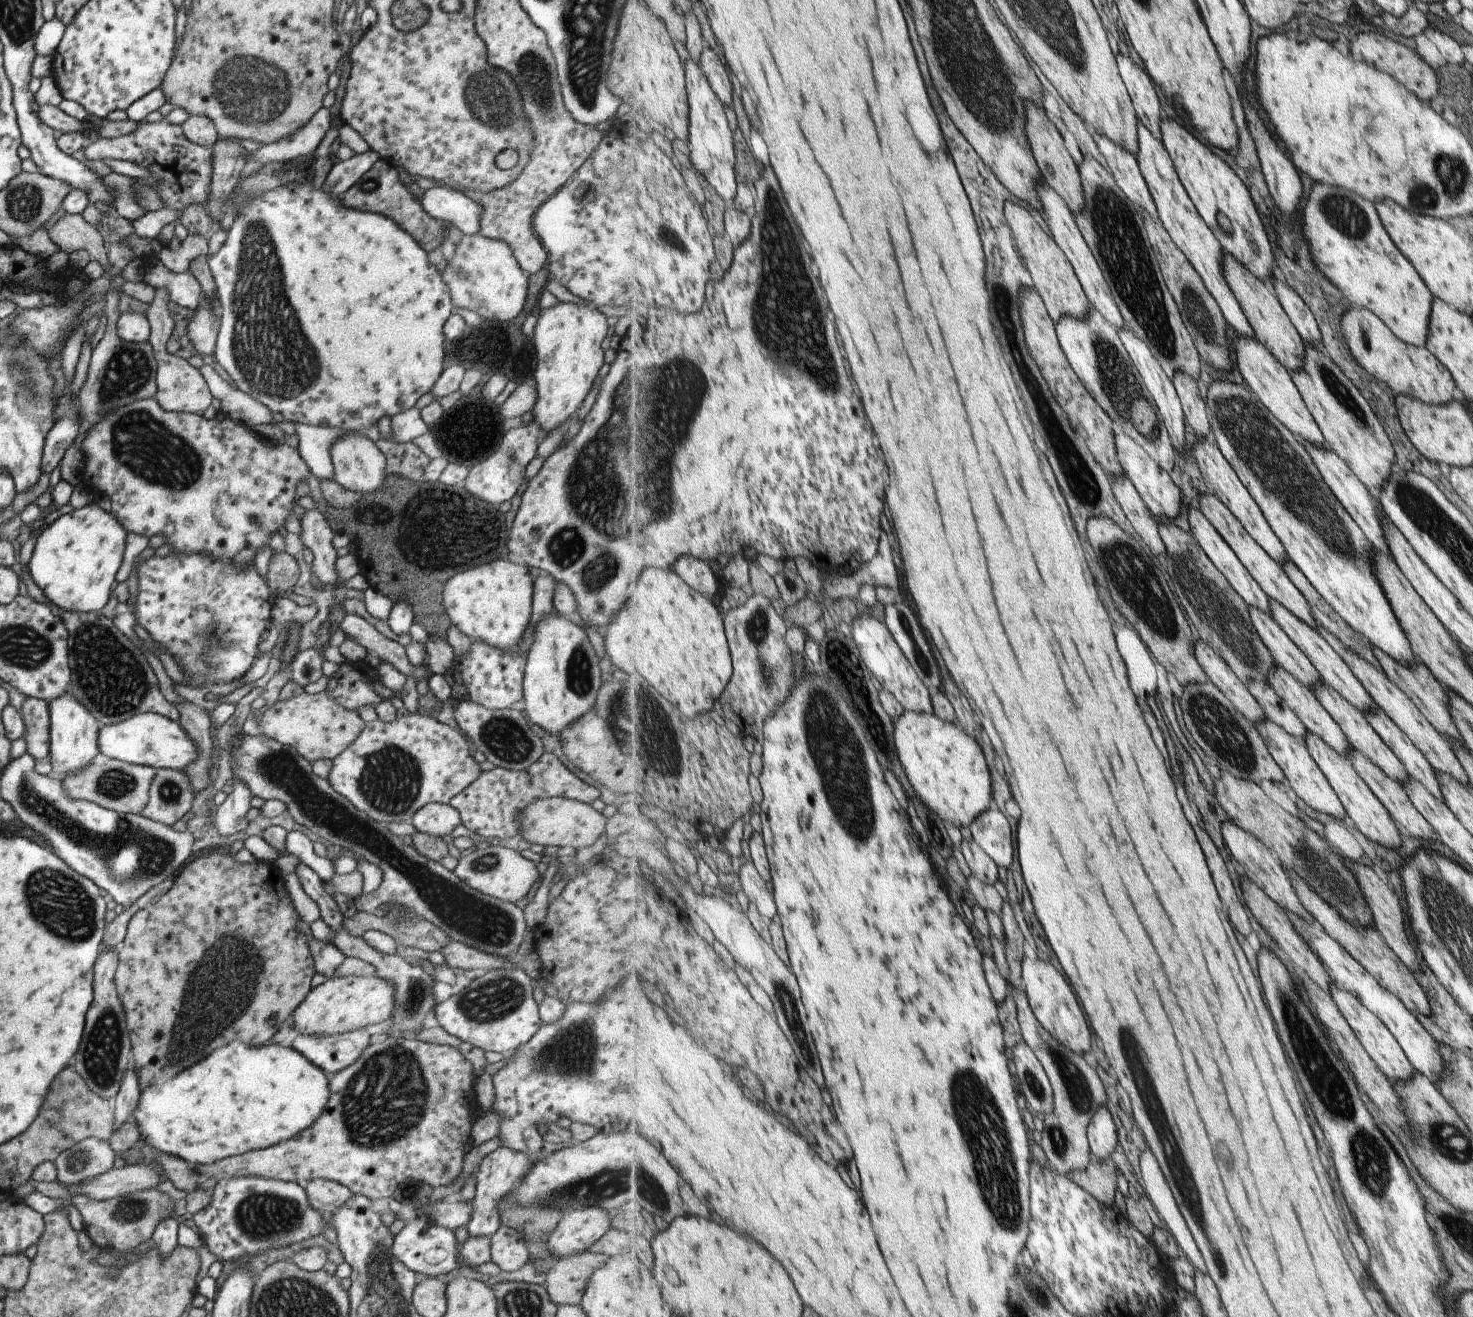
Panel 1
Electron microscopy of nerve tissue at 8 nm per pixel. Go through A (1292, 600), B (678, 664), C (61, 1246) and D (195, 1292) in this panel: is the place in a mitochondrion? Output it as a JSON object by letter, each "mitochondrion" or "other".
{"A":"other","B":"other","C":"other","D":"other"}

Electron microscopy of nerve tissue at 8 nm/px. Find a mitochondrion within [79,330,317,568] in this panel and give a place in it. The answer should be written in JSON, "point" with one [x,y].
{"point":[141,443]}

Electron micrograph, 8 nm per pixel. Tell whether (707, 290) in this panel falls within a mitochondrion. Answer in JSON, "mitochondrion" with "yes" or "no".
{"mitochondrion":"no"}

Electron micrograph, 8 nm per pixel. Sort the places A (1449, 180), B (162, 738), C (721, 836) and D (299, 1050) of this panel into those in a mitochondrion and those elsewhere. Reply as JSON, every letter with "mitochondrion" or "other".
{"A":"mitochondrion","B":"other","C":"other","D":"other"}

